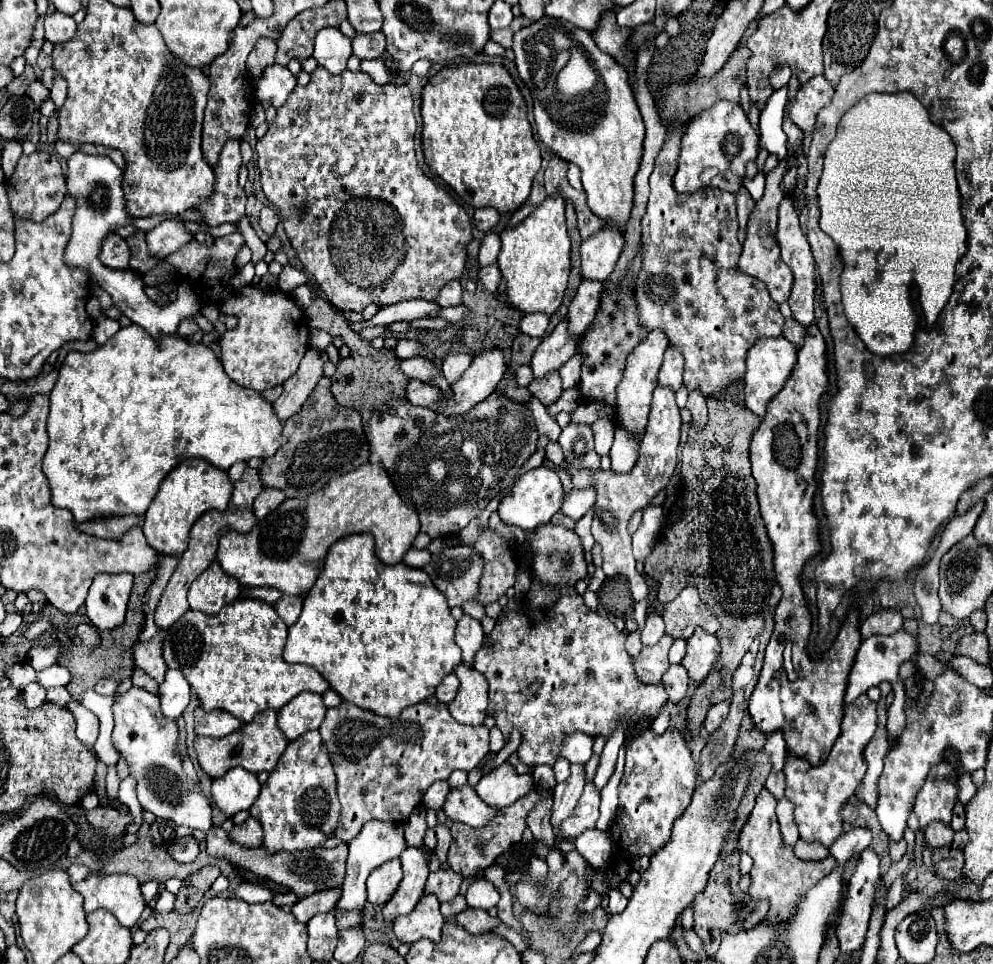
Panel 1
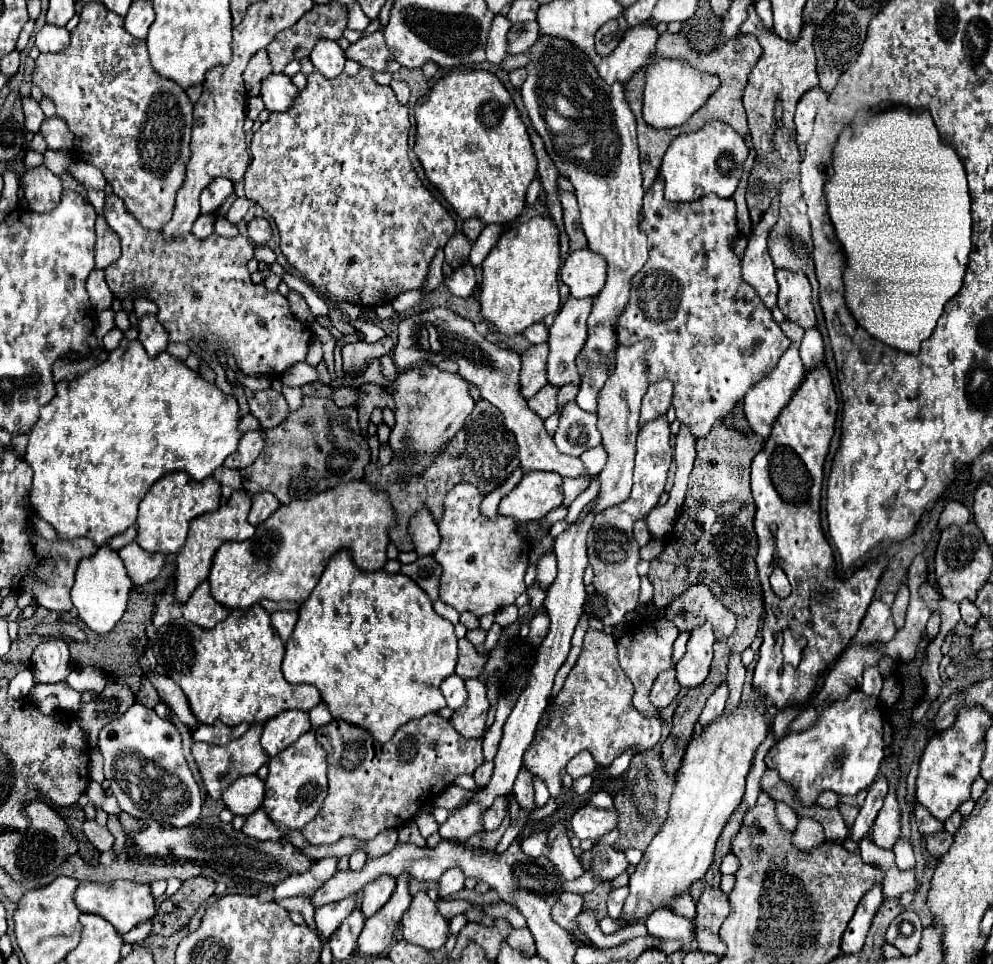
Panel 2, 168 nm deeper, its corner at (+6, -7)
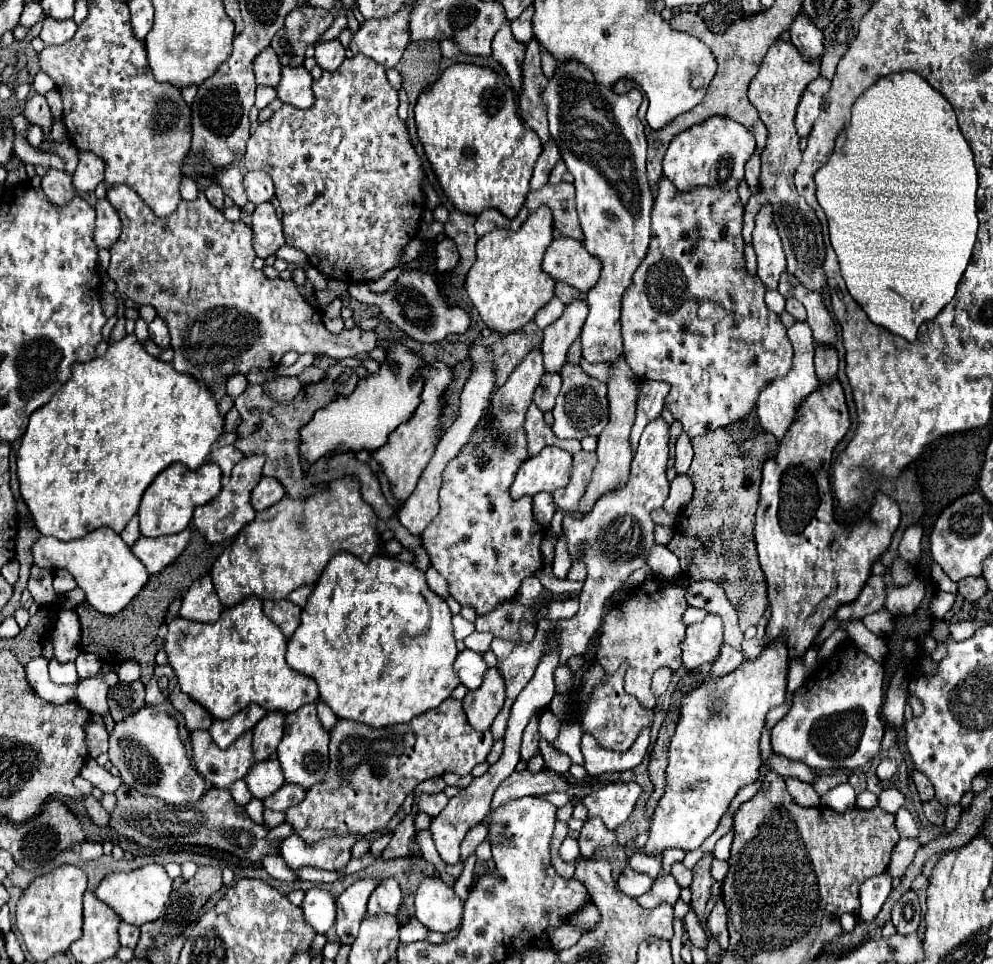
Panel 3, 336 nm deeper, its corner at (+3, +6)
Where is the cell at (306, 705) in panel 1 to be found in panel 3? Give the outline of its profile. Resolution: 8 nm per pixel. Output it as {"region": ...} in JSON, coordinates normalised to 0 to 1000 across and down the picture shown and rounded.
{"region":[[[276,738],[270,740],[254,758],[256,767],[254,767],[254,777],[256,777],[256,791],[268,789],[280,775],[284,760],[286,760],[286,740]]]}

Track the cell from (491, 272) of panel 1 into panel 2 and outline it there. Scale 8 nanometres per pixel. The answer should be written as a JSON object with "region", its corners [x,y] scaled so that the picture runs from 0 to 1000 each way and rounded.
{"region":[[[474,274],[466,276],[466,278],[460,278],[456,280],[456,288],[454,290],[448,290],[452,301],[458,305],[458,307],[474,307],[480,299],[480,290],[478,290],[478,280]]]}

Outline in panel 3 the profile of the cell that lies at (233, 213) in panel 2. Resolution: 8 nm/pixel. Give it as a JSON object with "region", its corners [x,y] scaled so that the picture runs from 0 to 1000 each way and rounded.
{"region":[[[250,177],[246,182],[246,194],[248,194],[252,211],[256,211],[256,213],[272,209],[276,202],[274,184],[266,177]]]}

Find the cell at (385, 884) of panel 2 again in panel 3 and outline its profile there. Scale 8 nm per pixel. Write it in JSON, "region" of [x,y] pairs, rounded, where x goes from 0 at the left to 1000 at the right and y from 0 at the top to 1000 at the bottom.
{"region":[[[385,912],[371,935],[371,949],[399,949],[405,937],[405,924],[399,912]]]}

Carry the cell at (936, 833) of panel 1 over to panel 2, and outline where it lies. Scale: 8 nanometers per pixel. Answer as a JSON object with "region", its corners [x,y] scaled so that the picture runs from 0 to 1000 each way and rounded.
{"region":[[[923,834],[923,840],[921,840],[921,849],[923,849],[923,855],[925,855],[925,863],[927,867],[936,867],[936,865],[944,865],[946,861],[950,861],[950,855],[946,851],[942,851],[930,836]]]}

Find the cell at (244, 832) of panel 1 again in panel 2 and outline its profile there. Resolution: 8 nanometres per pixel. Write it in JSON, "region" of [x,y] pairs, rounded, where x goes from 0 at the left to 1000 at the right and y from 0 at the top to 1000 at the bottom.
{"region":[[[257,840],[245,855],[245,863],[249,867],[255,867],[259,871],[281,871],[283,869],[283,863],[275,857],[275,853],[269,849],[267,842]]]}

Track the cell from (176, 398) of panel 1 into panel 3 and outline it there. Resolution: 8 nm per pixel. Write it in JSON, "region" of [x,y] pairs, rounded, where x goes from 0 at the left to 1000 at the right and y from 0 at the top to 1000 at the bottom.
{"region":[[[127,348],[125,352],[113,356],[103,370],[97,370],[87,377],[75,377],[73,391],[64,397],[64,401],[60,401],[60,406],[56,406],[56,410],[44,422],[40,422],[38,426],[32,428],[28,445],[22,451],[22,460],[18,466],[18,478],[16,478],[16,493],[20,499],[22,518],[26,520],[30,534],[42,555],[52,555],[52,557],[58,557],[60,561],[73,561],[77,557],[85,557],[89,551],[95,551],[103,545],[113,547],[117,553],[123,553],[125,547],[129,545],[129,540],[139,532],[141,518],[143,518],[147,505],[155,499],[155,495],[173,480],[183,480],[189,487],[197,487],[203,480],[207,480],[207,476],[213,468],[213,462],[224,451],[224,443],[226,443],[226,433],[220,428],[220,418],[216,416],[216,412],[207,404],[207,399],[203,399],[197,393],[189,393],[189,389],[185,389],[185,387],[179,387],[171,377],[159,374],[157,370],[149,368],[145,364],[145,360],[141,358],[141,354],[137,352],[137,348]]]}

